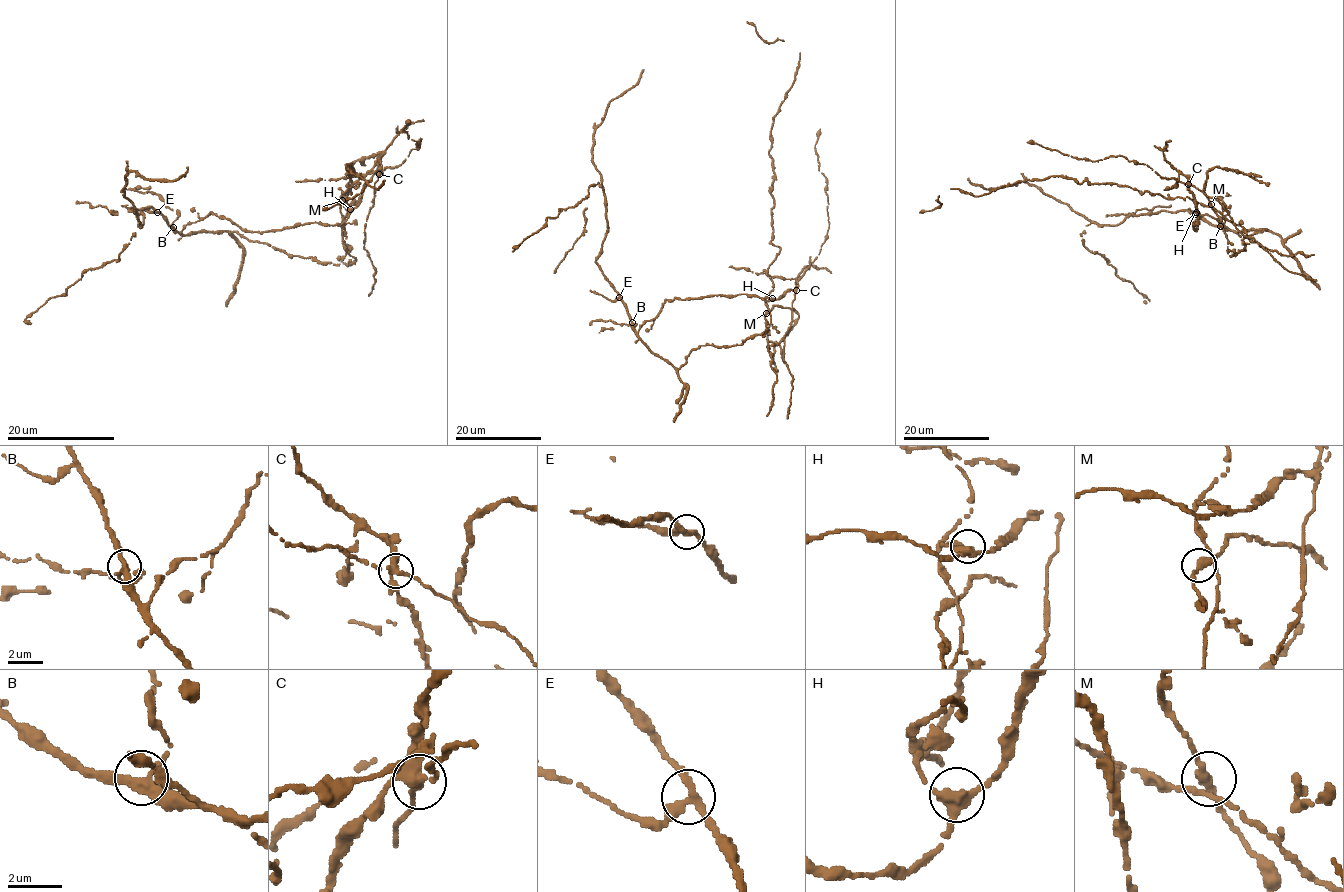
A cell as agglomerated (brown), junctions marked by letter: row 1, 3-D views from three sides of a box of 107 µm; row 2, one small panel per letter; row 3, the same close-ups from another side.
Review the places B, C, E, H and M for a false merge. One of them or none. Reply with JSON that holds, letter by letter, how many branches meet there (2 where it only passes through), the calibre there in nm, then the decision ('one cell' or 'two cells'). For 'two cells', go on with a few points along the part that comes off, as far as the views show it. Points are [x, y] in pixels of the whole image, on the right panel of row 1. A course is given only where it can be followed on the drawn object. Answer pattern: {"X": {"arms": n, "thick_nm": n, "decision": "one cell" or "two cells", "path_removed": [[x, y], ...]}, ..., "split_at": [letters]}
{"B": {"arms": 3, "thick_nm": 320, "decision": "one cell"}, "C": {"arms": 3, "thick_nm": 360, "decision": "two cells", "path_removed": [[1188, 184], [1162, 178], [1146, 164], [1129, 161], [1123, 156], [1092, 161], [1077, 159], [1027, 142]]}, "E": {"arms": 3, "thick_nm": 320, "decision": "one cell"}, "H": {"arms": 3, "thick_nm": 340, "decision": "one cell"}, "M": {"arms": 3, "thick_nm": 300, "decision": "one cell"}, "split_at": ["C"]}

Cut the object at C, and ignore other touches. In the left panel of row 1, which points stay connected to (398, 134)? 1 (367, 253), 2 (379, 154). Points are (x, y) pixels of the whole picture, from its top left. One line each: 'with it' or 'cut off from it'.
1: cut off from it
2: with it

